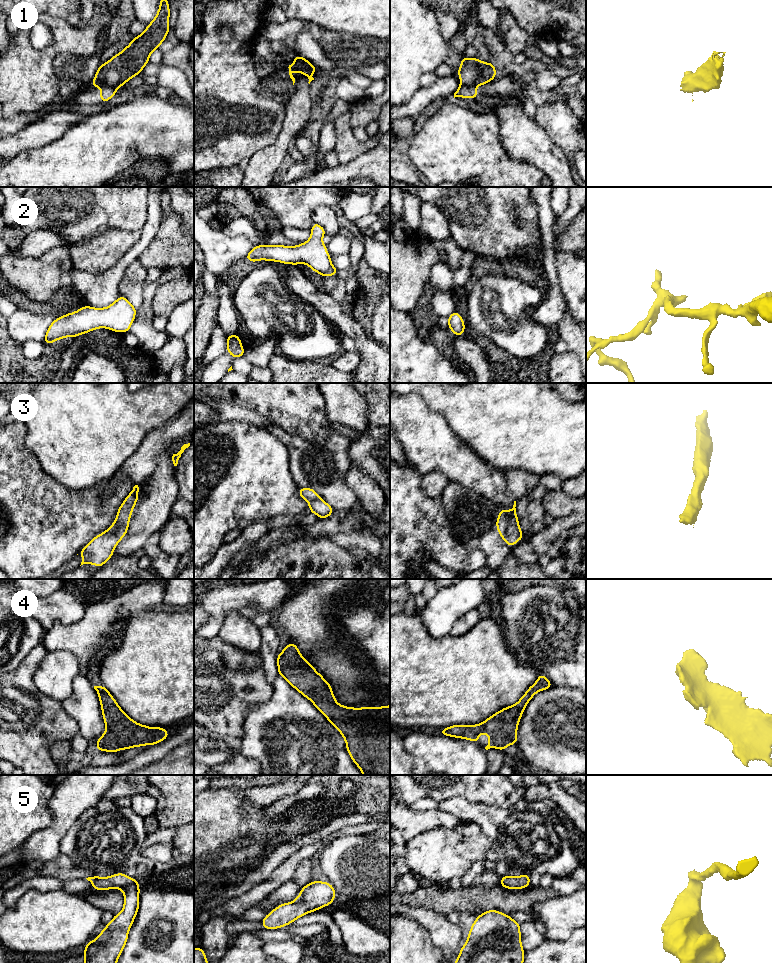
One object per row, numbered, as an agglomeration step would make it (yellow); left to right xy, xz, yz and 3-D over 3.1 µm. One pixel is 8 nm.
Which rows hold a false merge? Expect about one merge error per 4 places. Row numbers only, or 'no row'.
1

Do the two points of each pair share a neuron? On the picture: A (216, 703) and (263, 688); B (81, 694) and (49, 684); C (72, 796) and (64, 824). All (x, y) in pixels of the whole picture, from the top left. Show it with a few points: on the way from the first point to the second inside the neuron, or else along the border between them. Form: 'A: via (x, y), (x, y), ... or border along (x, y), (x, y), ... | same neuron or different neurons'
A: via (228, 694), (251, 689) | same neuron
B: border along (78, 673), (73, 679), (72, 692), (60, 701) | different neurons
C: via (67, 803), (64, 817) | same neuron

